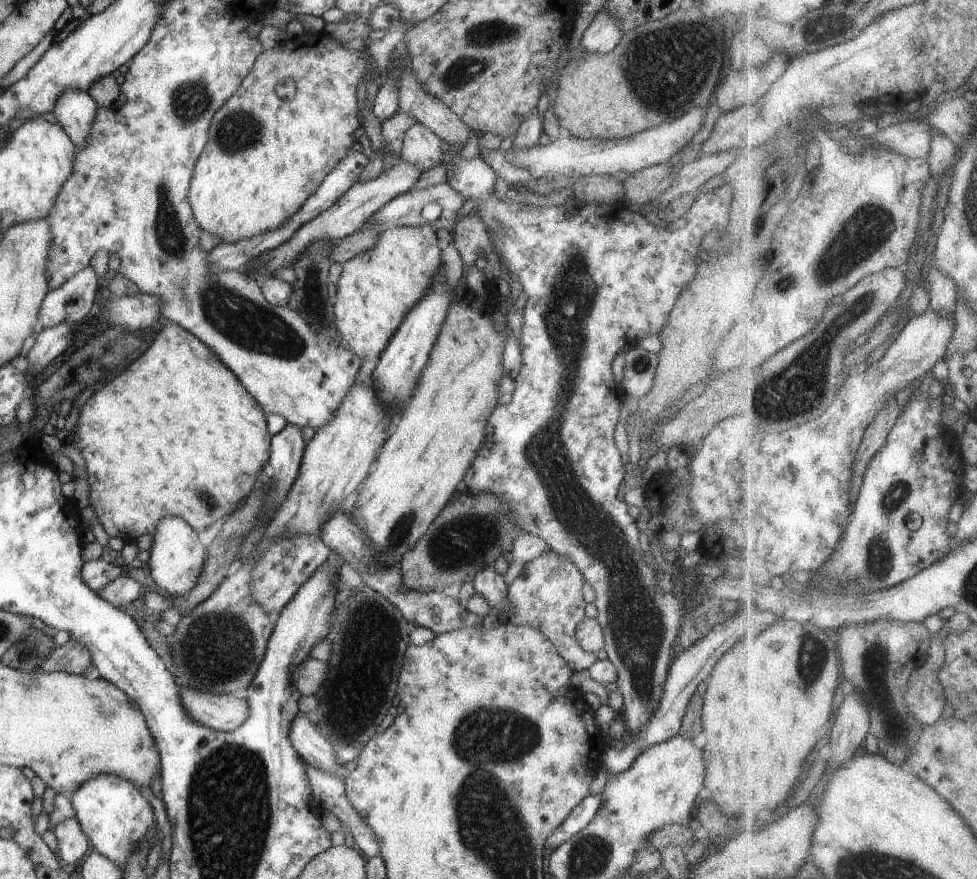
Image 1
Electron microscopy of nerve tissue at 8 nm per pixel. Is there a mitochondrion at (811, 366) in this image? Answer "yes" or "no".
yes

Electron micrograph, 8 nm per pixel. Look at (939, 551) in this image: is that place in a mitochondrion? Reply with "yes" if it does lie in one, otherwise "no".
no

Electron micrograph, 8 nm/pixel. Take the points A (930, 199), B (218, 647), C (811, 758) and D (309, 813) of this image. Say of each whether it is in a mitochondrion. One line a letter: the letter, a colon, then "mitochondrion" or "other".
A: other
B: mitochondrion
C: other
D: other

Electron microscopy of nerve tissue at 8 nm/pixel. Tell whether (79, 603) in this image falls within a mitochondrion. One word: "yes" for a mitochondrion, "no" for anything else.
no

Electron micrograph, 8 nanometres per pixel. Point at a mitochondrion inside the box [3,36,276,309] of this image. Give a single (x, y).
(170, 237)

